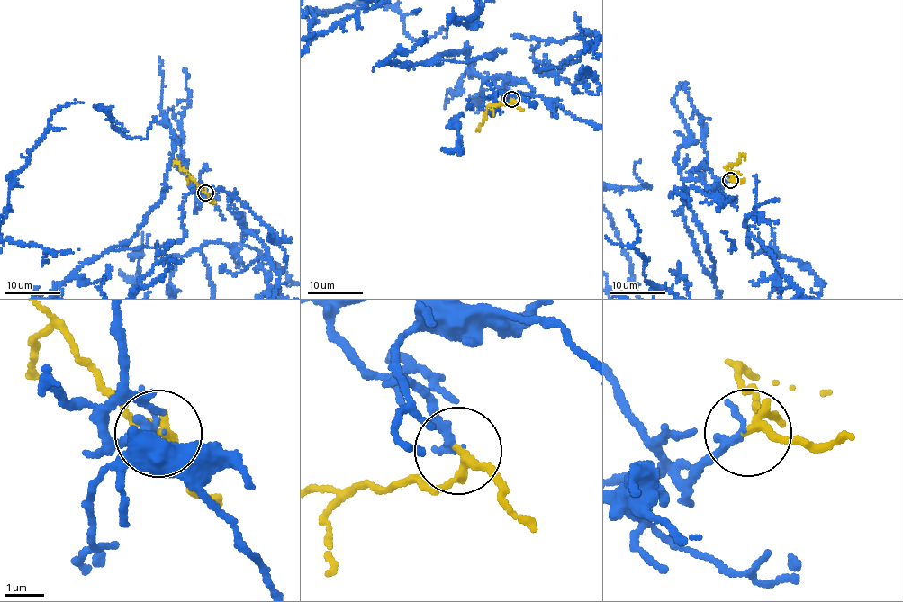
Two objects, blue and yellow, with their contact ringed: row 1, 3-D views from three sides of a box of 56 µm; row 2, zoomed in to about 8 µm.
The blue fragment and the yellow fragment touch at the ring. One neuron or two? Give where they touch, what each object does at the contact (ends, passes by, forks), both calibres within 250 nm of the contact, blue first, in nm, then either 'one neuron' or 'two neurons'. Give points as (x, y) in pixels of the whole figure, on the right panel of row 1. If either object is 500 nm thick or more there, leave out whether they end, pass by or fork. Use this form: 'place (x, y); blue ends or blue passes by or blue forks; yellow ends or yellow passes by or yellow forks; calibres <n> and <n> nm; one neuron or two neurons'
place (730, 180); blue passes by; yellow passes by; calibres 150 and 190 nm; one neuron

